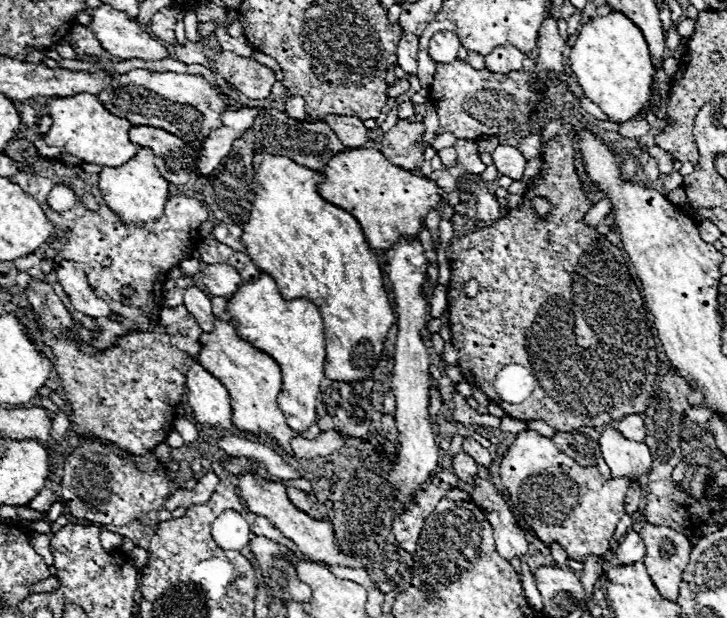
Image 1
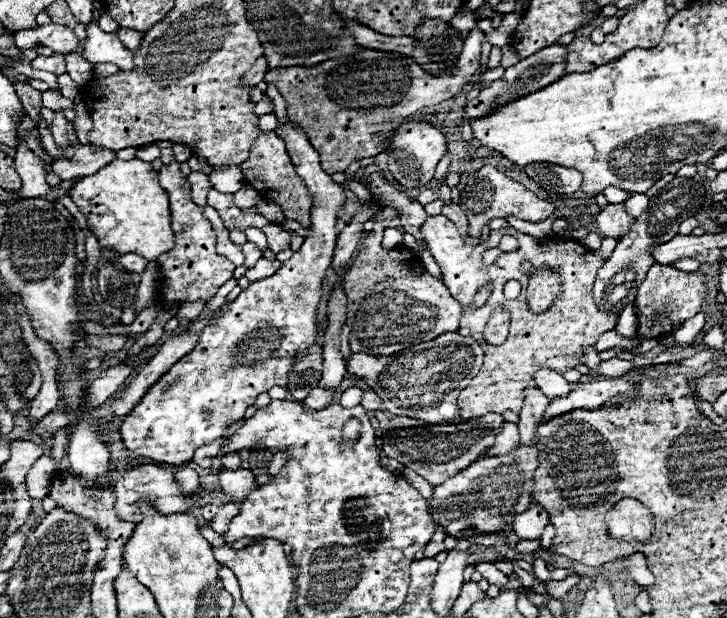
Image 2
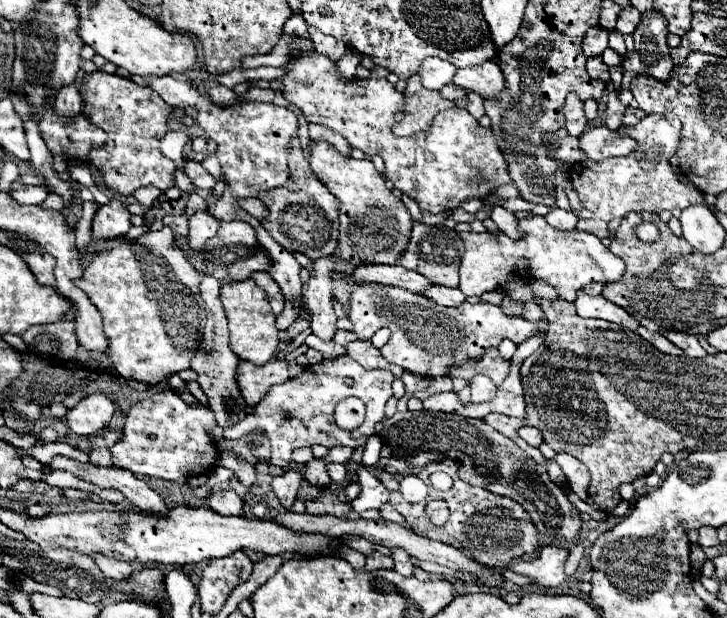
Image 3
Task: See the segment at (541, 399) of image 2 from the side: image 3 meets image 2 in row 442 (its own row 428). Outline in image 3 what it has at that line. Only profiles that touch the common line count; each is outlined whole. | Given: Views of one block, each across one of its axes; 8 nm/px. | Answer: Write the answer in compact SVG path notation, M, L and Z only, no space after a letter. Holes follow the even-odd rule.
M522 426L520 430L518 430L518 436L520 438L524 438L530 446L540 446L542 444L542 434L540 434L540 430L536 430L536 428L530 428L530 426Z

